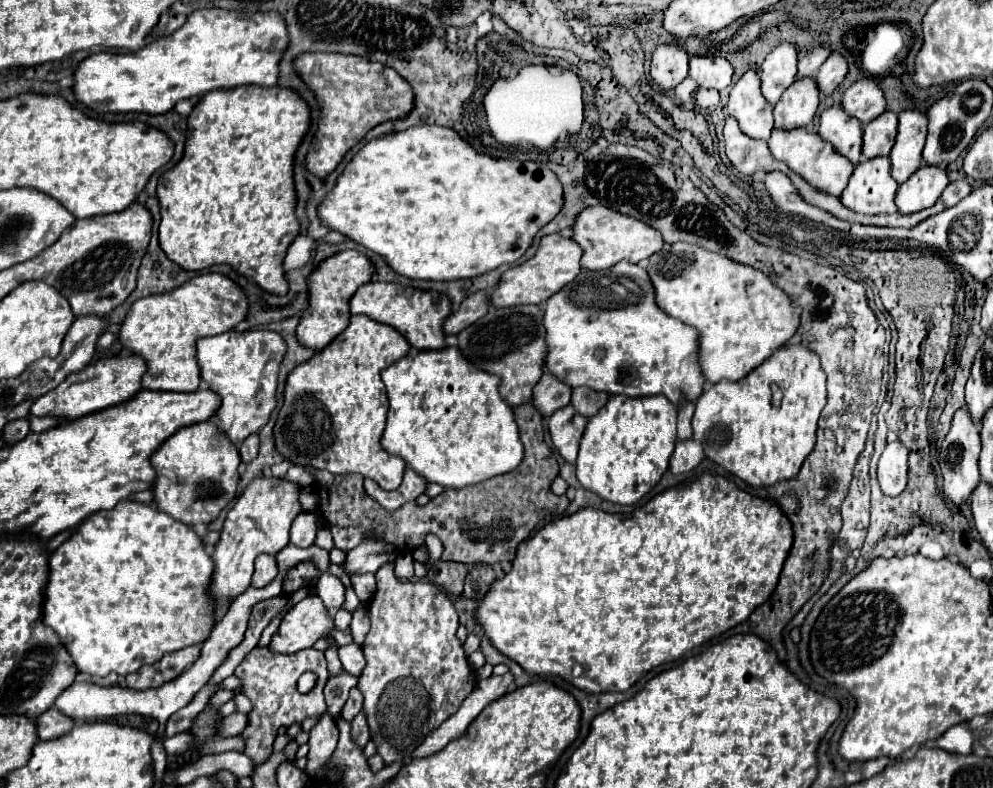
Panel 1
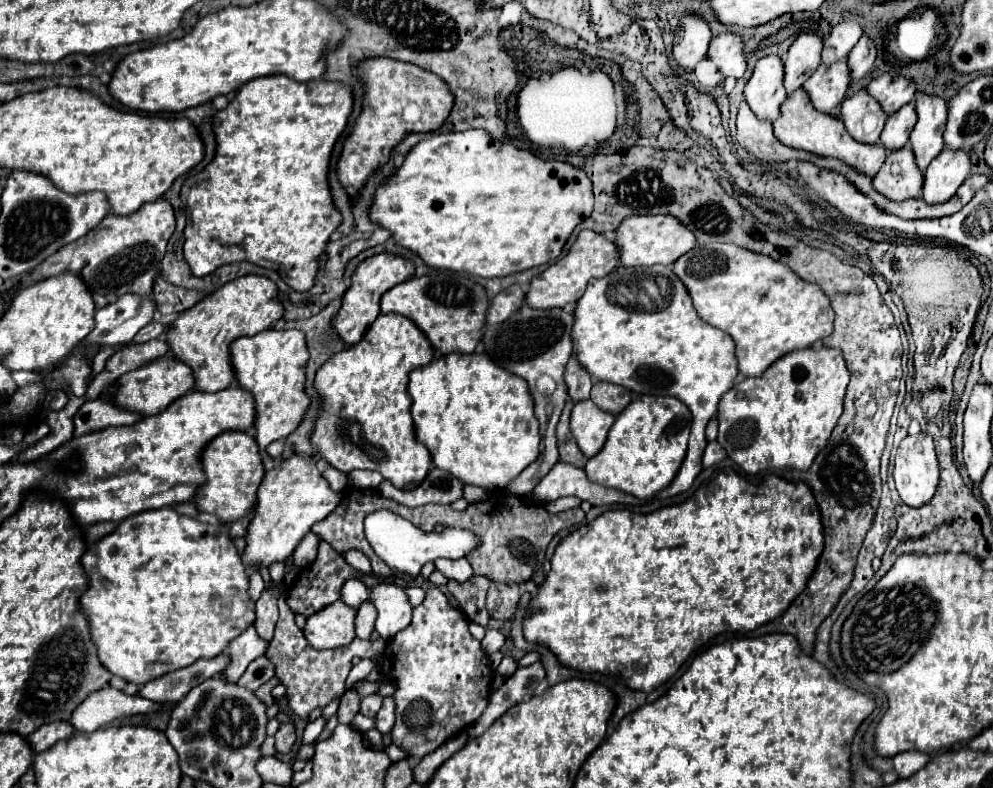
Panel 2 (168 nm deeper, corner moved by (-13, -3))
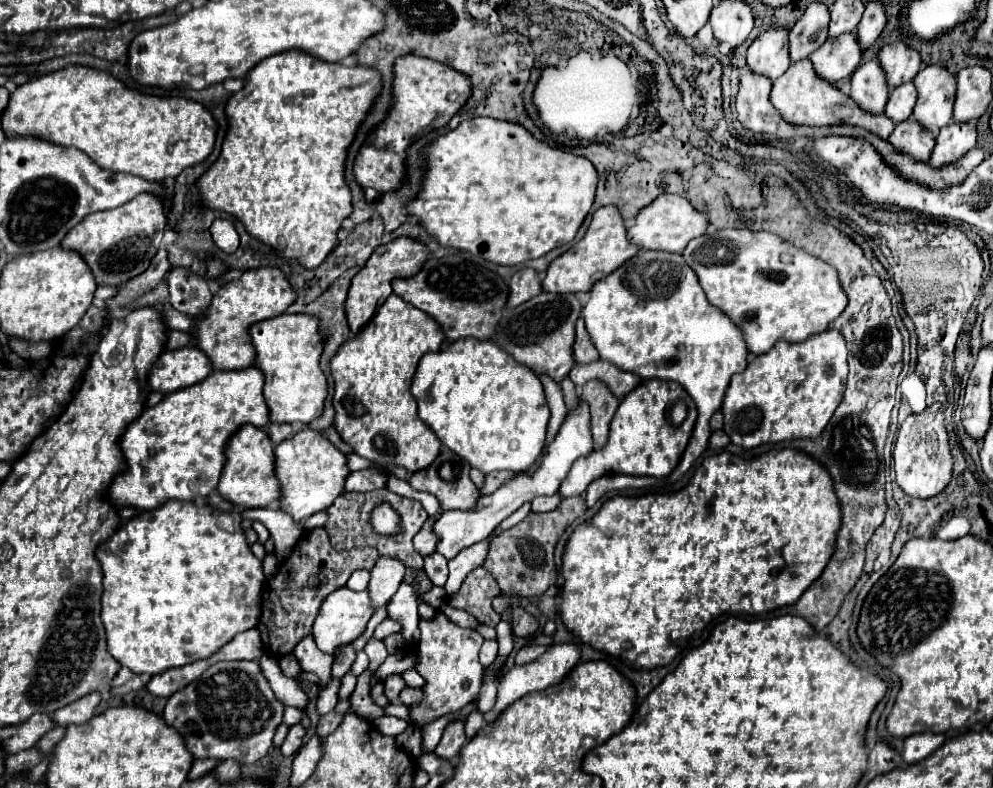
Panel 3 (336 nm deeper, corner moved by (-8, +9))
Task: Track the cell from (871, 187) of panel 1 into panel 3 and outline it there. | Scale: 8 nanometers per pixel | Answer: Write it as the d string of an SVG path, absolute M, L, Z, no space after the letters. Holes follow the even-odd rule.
M912 117L898 123L894 133L888 139L890 139L890 143L894 143L894 147L898 147L898 151L908 153L914 159L926 159L926 161L930 159L932 149L936 145L934 133L928 131L926 127L922 127Z

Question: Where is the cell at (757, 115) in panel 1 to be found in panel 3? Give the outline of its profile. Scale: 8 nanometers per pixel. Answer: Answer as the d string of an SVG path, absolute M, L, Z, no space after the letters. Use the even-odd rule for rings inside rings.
M768 27L748 47L748 67L752 71L770 75L772 81L776 81L788 69L788 65L790 57L786 27Z

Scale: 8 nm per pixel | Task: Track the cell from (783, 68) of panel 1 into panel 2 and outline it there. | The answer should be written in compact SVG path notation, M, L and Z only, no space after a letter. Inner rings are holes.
M801 33L793 45L789 47L787 59L785 59L785 91L787 95L795 93L803 83L811 77L811 73L819 67L821 59L821 37L813 33Z

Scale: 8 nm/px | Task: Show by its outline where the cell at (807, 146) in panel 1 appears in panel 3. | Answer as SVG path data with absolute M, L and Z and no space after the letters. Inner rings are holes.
M800 59L794 61L786 73L782 77L778 77L774 81L772 87L772 103L774 107L780 111L780 115L794 125L834 125L834 123L850 123L850 125L860 125L860 127L870 127L870 131L878 131L878 135L882 135L882 139L890 137L890 133L894 131L894 121L890 117L886 117L884 113L880 115L870 115L868 111L860 109L854 99L850 99L848 95L842 97L842 91L820 79L812 67L810 59Z

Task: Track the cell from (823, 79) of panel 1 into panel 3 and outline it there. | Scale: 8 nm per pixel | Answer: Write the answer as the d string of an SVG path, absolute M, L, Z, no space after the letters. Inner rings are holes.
M870 1L856 29L862 49L868 49L880 37L884 27L886 27L886 7L880 1Z

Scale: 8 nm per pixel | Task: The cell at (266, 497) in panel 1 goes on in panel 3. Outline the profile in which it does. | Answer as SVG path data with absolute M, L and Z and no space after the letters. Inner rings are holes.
M306 427L276 445L276 475L282 485L280 509L290 513L294 521L304 521L306 517L324 511L334 503L334 499L344 491L350 469L346 465L346 455L336 449L324 437L324 433Z

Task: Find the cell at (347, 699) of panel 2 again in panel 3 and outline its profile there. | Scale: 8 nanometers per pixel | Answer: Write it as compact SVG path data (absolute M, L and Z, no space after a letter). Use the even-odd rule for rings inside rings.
M370 669L366 673L362 673L358 677L358 683L356 683L356 689L350 697L352 701L352 707L350 711L360 715L360 717L370 717L370 719L378 719L384 715L384 709L378 707L376 703L372 703L368 691L370 691L370 685L372 685L372 677L370 677Z

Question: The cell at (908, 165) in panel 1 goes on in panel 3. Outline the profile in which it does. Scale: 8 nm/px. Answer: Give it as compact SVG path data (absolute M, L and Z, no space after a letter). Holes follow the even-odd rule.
M926 65L916 77L918 101L912 117L926 129L940 131L952 121L952 107L956 99L956 75L942 65Z

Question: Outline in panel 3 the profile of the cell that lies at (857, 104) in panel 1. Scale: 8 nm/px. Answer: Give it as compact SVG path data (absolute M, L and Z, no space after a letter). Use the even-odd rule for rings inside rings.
M892 41L884 45L878 53L880 65L888 77L888 85L898 87L906 81L912 81L916 73L920 71L922 57L918 51L914 51L908 43L904 41Z

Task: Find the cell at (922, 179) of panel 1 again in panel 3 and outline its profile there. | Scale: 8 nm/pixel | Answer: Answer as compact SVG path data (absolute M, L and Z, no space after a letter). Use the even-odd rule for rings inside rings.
M974 121L950 123L940 129L936 137L936 147L930 157L932 167L942 167L946 163L958 161L966 151L976 145L976 125Z

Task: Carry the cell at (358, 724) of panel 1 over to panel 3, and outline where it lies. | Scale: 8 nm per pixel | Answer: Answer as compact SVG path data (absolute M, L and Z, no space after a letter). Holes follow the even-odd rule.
M388 675L386 677L386 681L384 681L384 691L386 691L386 697L394 703L394 701L398 701L398 695L400 695L400 691L406 687L406 683L404 683L404 679L402 679L402 675Z

